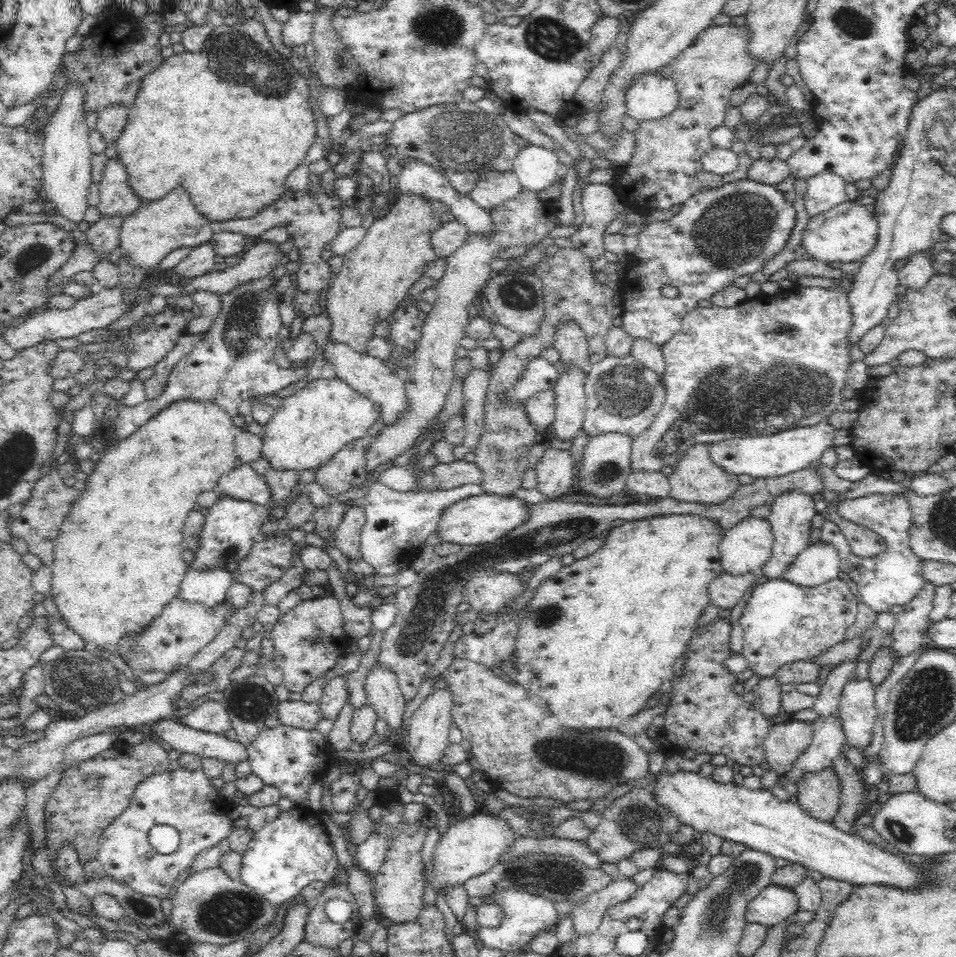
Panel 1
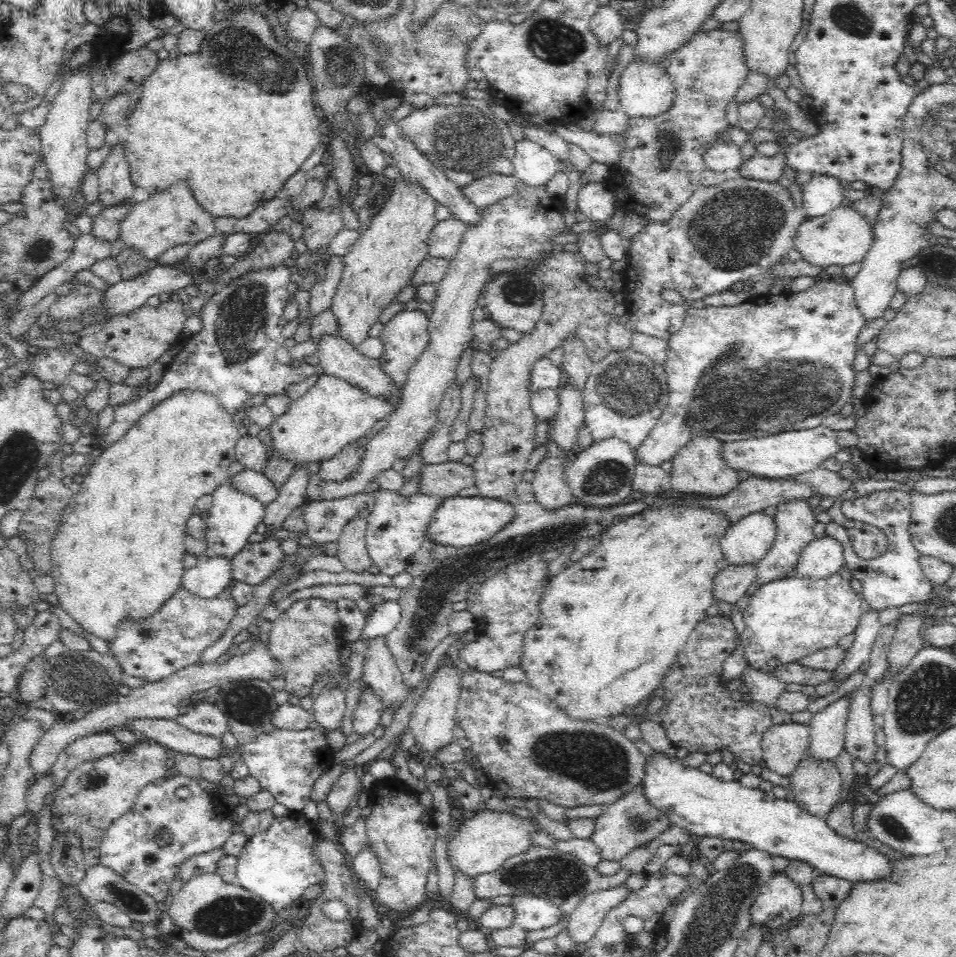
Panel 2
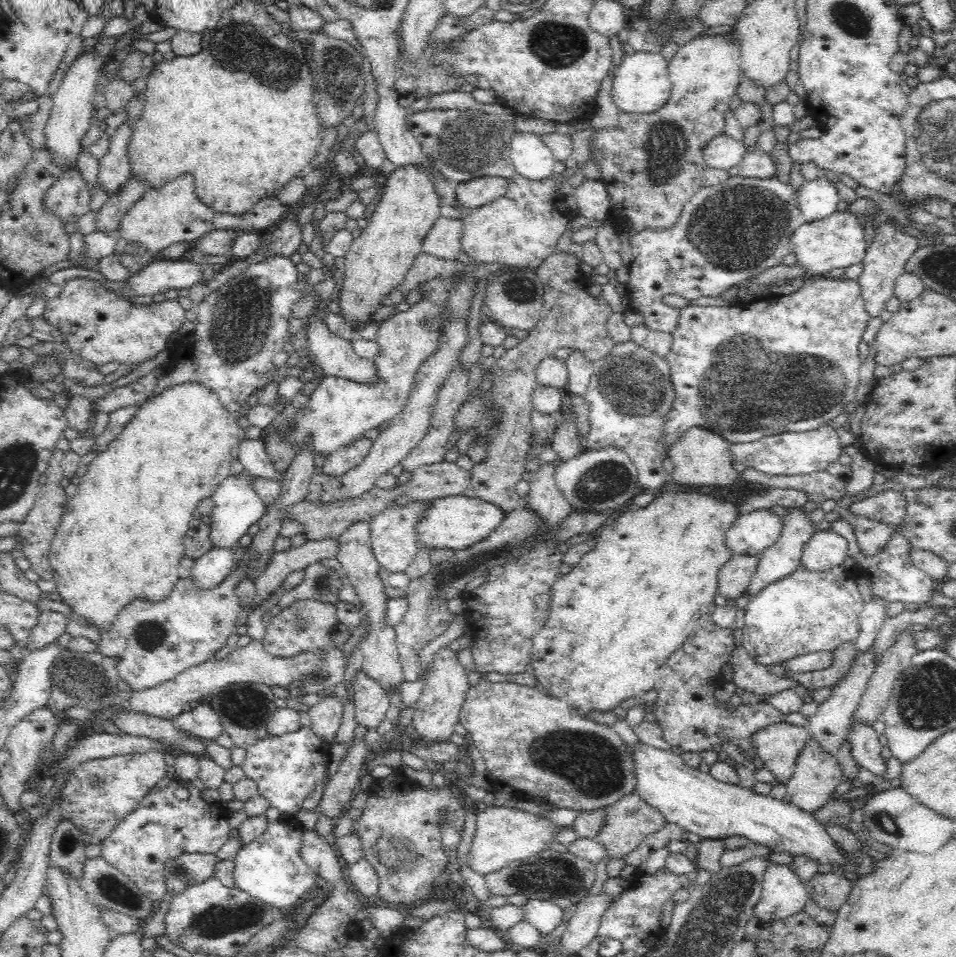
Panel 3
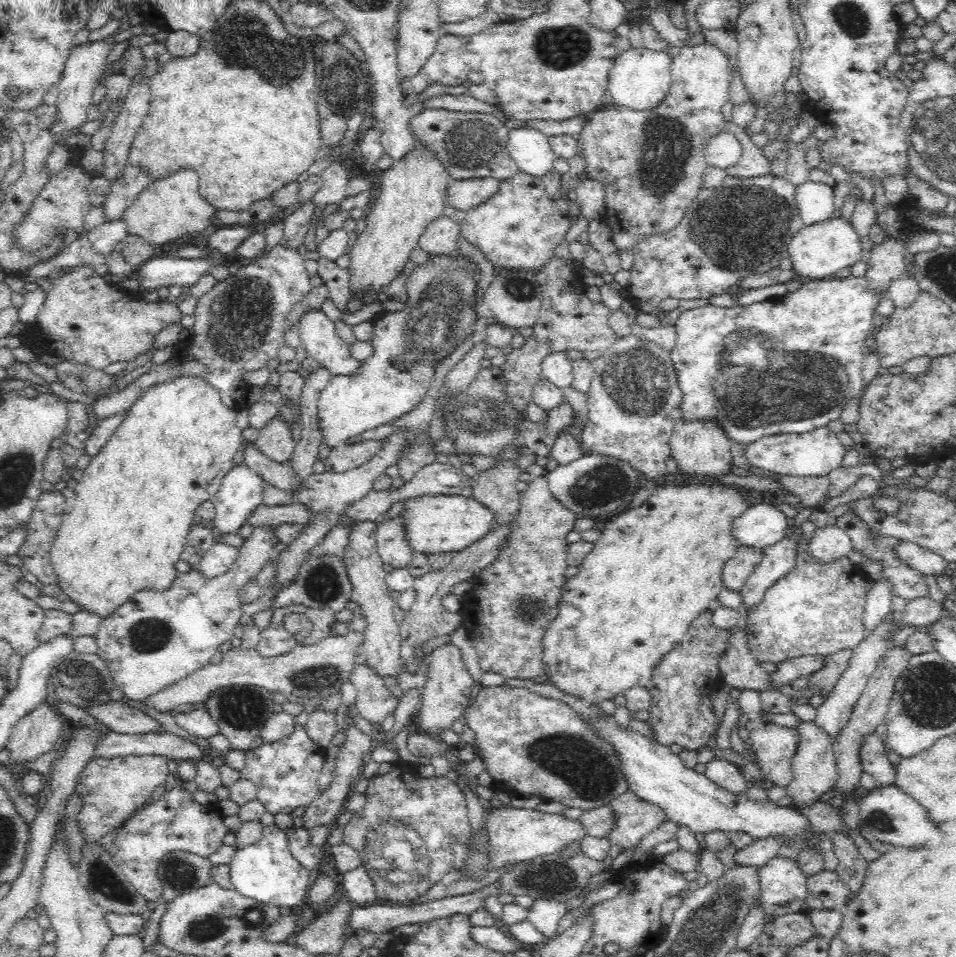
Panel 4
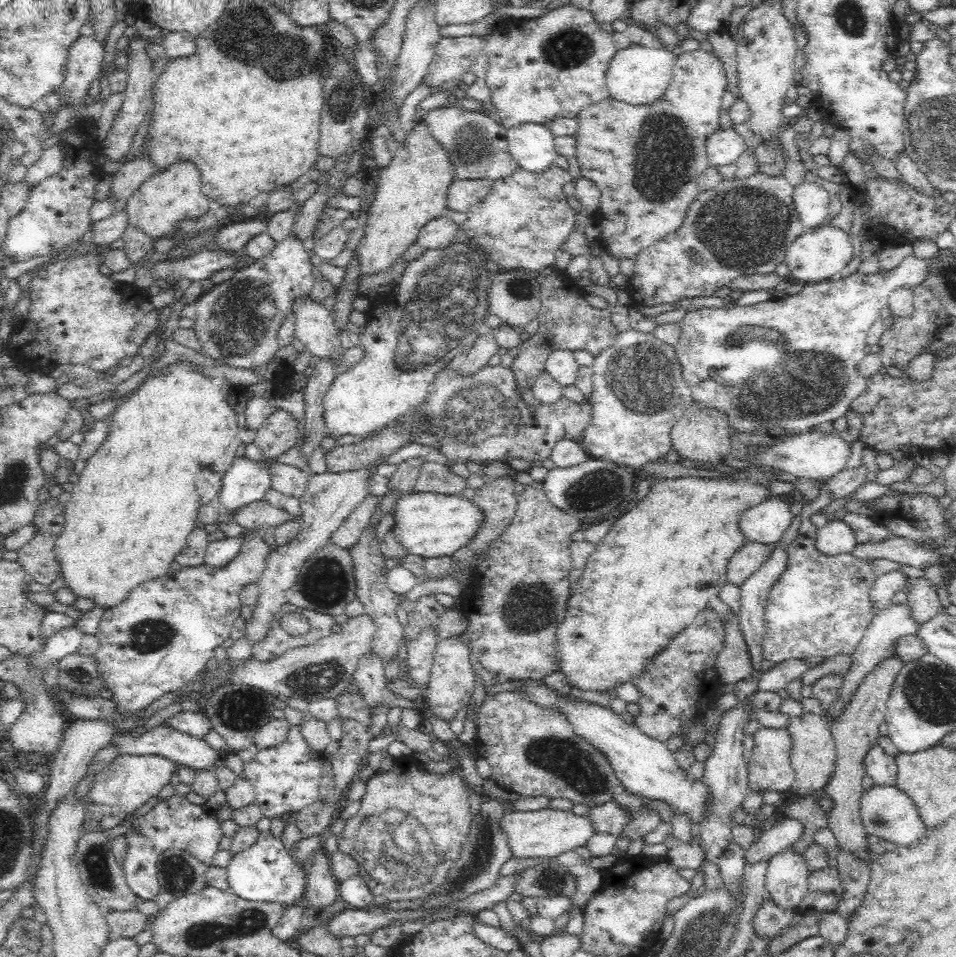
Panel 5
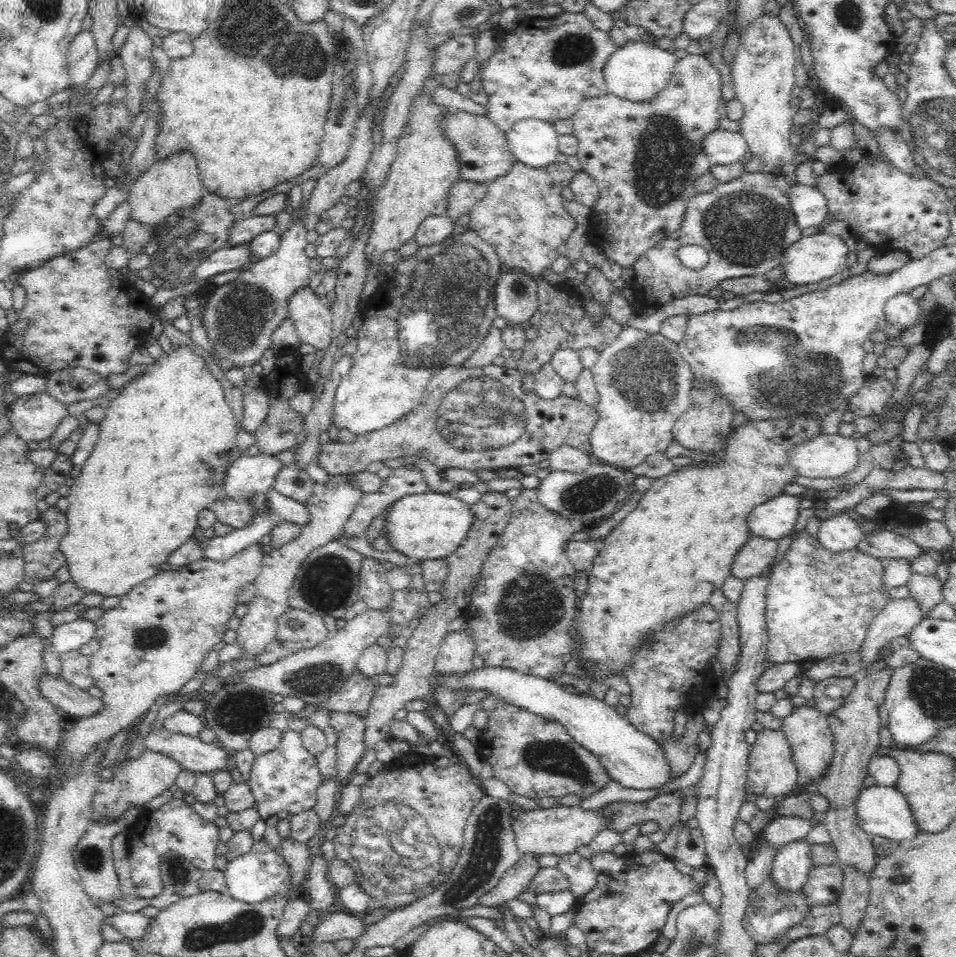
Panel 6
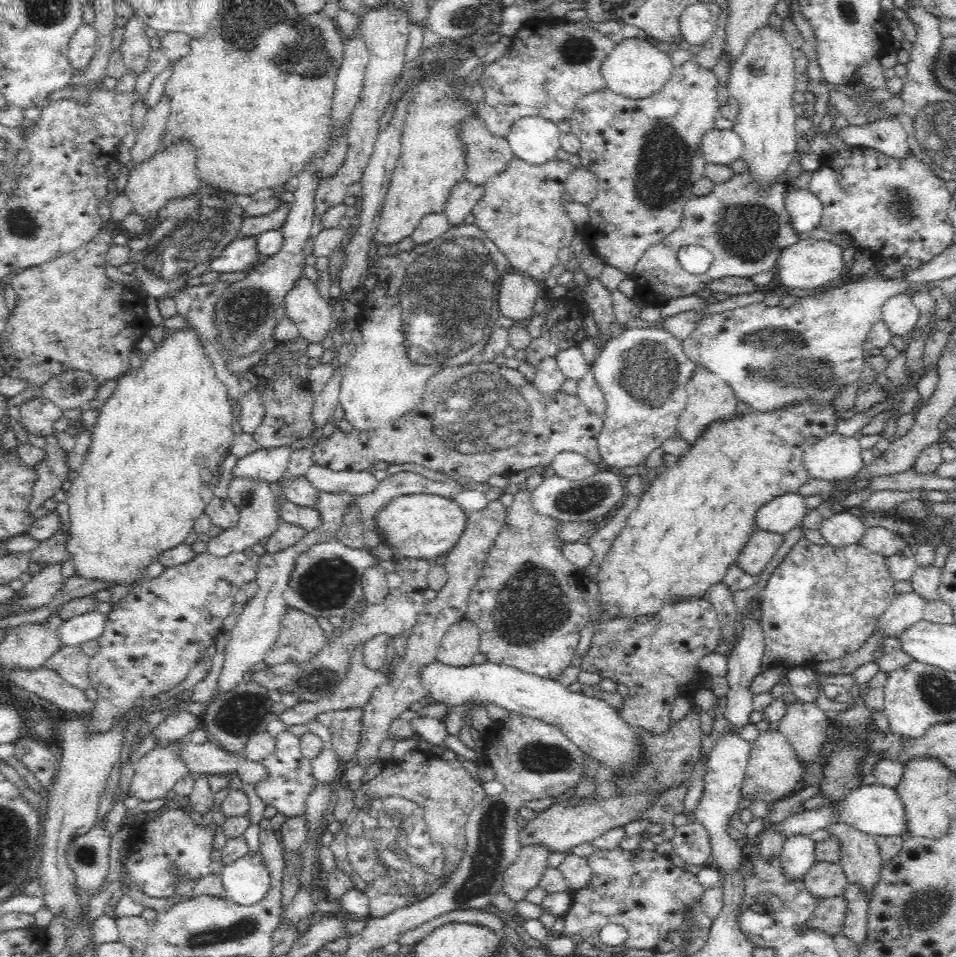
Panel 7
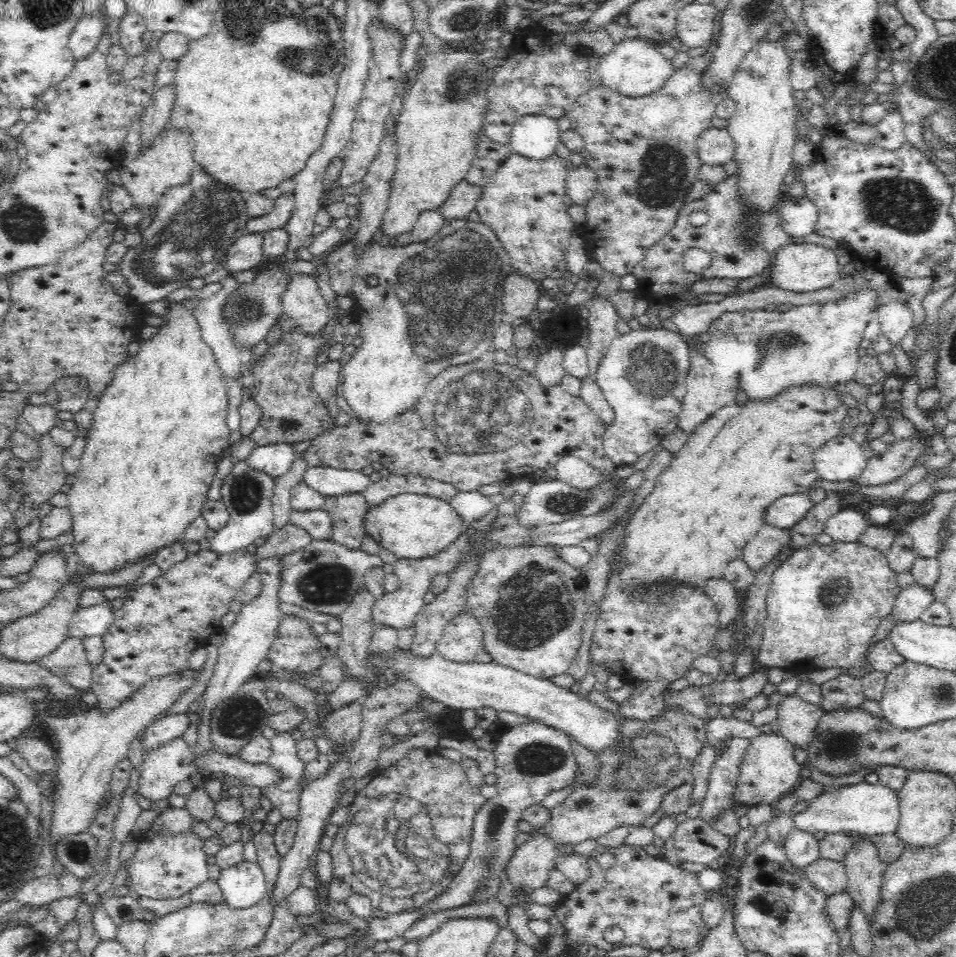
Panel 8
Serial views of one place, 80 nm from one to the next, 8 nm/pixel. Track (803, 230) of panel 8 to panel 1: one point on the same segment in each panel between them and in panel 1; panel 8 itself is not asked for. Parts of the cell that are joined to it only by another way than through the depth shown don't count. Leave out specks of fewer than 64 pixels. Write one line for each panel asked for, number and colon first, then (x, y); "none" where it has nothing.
1: (825, 190)
2: (822, 193)
3: (817, 199)
4: (815, 202)
5: (811, 202)
6: (808, 205)
7: (804, 211)

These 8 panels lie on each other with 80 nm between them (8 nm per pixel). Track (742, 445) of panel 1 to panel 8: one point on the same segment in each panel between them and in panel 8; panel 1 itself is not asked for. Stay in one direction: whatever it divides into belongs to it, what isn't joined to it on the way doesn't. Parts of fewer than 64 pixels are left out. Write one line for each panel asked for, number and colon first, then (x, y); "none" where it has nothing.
2: (791, 453)
3: (789, 453)
4: (811, 454)
5: (813, 455)
6: (826, 456)
7: (837, 457)
8: (840, 459)

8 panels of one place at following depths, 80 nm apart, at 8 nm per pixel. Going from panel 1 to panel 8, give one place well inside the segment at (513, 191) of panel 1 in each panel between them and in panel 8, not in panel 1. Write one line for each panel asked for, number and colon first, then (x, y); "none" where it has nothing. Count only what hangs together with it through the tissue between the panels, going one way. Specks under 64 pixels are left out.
2: (484, 191)
3: (474, 193)
4: (463, 195)
5: (462, 194)
6: (463, 195)
7: (464, 196)
8: (462, 200)

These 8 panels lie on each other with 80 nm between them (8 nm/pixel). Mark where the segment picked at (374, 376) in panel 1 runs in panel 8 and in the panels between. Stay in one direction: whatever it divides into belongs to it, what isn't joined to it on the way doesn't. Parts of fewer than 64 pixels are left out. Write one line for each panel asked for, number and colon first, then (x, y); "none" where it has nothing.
2: (337, 357)
3: (335, 356)
4: (319, 337)
5: (314, 327)
6: (311, 314)
7: (304, 305)
8: (302, 301)

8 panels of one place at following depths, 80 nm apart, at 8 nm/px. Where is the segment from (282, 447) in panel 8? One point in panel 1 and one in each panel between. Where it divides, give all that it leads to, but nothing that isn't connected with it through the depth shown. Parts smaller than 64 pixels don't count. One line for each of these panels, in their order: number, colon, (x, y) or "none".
1: (230, 527)
2: (234, 514)
3: (237, 506)
4: (241, 489)
5: (245, 481)
6: (248, 475)
7: (268, 463)

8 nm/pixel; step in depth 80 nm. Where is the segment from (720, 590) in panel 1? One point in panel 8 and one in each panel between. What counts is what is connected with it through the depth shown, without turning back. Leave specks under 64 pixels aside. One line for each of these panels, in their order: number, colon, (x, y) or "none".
2: (730, 584)
3: (735, 575)
4: (735, 571)
5: (752, 555)
6: (758, 552)
7: (763, 545)
8: (769, 541)

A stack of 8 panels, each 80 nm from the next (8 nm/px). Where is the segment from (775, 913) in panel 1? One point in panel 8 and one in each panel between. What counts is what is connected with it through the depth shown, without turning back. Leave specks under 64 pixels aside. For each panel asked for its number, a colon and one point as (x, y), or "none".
2: (781, 899)
3: (783, 894)
4: (783, 885)
5: (787, 877)
6: (792, 864)
7: (797, 855)
8: (802, 848)

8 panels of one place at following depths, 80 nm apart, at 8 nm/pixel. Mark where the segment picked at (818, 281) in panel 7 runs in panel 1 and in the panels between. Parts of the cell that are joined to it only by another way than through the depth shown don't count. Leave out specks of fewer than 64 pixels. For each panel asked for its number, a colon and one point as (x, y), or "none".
1: (846, 233)
2: (842, 237)
3: (835, 242)
4: (817, 252)
5: (818, 255)
6: (818, 257)

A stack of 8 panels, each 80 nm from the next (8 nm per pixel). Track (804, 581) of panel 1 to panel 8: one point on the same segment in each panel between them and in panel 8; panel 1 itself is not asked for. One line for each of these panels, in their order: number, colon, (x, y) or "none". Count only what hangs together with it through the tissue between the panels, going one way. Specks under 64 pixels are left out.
2: (823, 556)
3: (827, 548)
4: (829, 543)
5: (834, 538)
6: (839, 533)
7: (843, 528)
8: (846, 525)

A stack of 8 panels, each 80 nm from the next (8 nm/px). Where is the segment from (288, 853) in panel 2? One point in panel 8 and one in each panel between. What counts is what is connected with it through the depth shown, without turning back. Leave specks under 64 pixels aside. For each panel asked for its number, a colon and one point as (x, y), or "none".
3: (269, 869)
4: (266, 871)
5: (264, 873)
6: (258, 875)
7: (246, 881)
8: (243, 885)

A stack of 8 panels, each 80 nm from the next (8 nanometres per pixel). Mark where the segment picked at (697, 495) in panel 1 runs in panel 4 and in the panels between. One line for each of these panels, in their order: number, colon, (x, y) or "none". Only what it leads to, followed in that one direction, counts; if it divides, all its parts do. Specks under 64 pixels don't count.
2: (698, 467)
3: (701, 457)
4: (700, 447)

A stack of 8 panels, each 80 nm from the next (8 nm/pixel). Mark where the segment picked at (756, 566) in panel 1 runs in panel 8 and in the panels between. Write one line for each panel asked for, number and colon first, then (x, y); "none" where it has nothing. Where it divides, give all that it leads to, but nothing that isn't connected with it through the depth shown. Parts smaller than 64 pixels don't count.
2: (748, 540)
3: (750, 534)
4: (763, 524)
5: (766, 522)
6: (775, 518)
7: (784, 513)
8: (786, 511)

